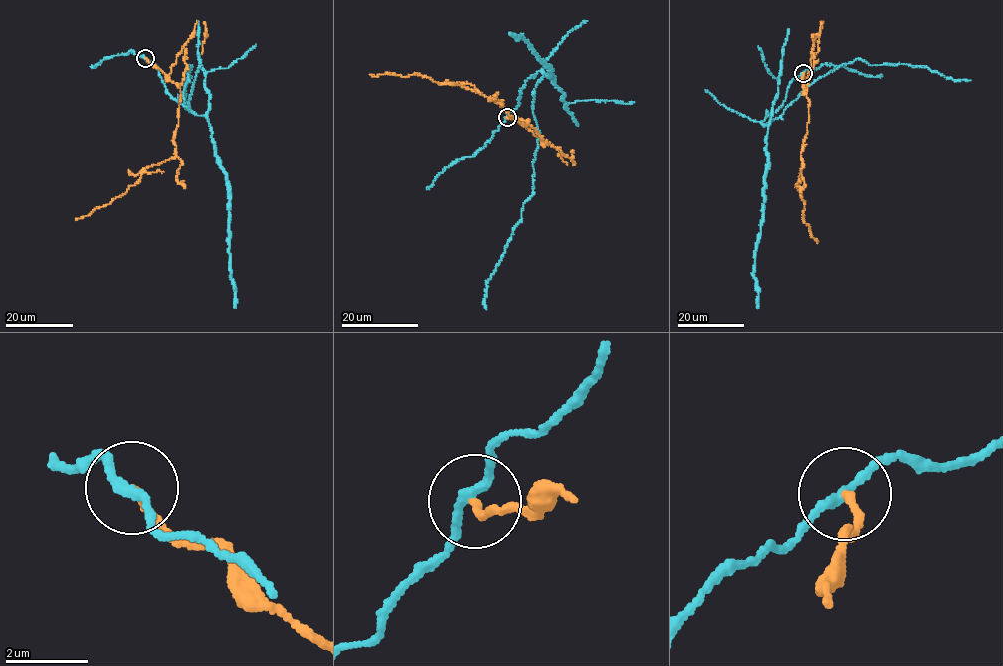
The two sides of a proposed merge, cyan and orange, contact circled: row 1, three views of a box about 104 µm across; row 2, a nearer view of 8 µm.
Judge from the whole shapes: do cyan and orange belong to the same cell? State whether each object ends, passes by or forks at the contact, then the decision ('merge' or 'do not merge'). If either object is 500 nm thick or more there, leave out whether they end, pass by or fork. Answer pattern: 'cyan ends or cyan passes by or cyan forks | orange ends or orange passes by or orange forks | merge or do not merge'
cyan passes by | orange ends | do not merge

